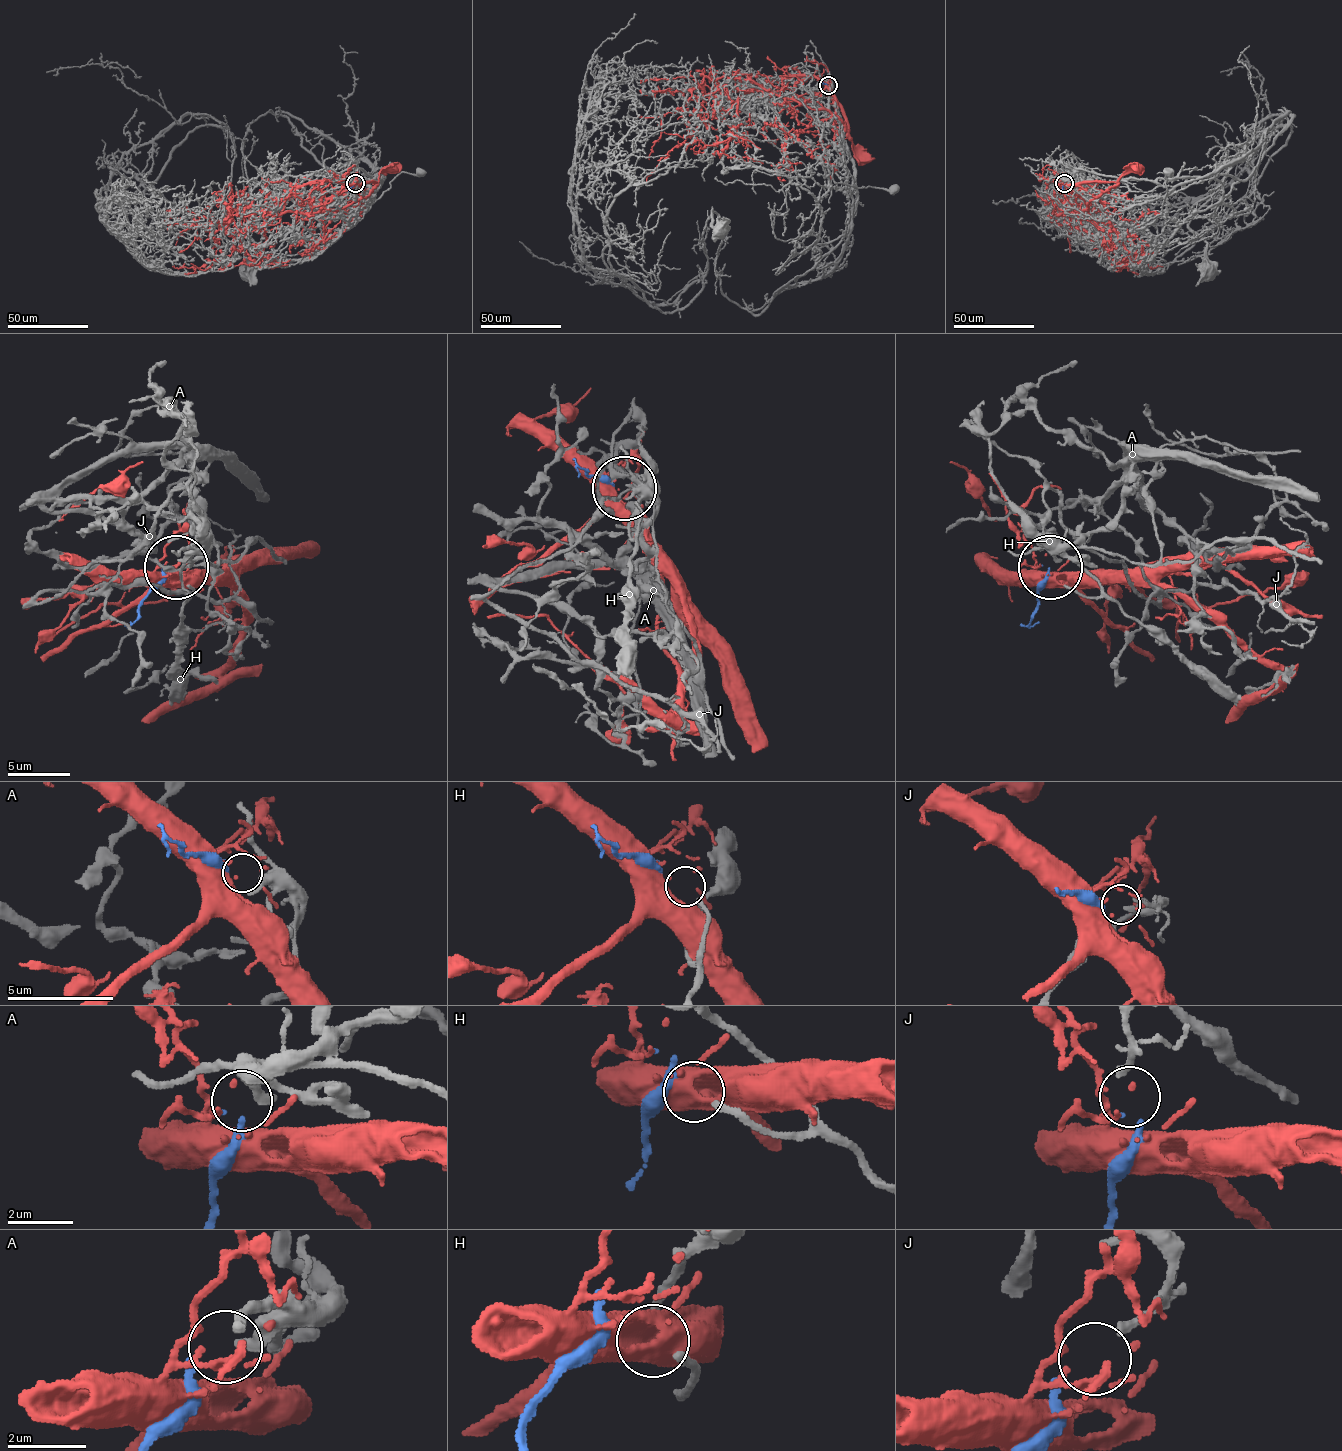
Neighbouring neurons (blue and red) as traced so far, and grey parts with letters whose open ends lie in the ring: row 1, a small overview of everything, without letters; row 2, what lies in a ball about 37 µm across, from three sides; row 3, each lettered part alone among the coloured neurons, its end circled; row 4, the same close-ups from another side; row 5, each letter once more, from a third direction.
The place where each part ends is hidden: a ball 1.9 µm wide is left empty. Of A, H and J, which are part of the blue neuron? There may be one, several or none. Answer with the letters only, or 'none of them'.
J

